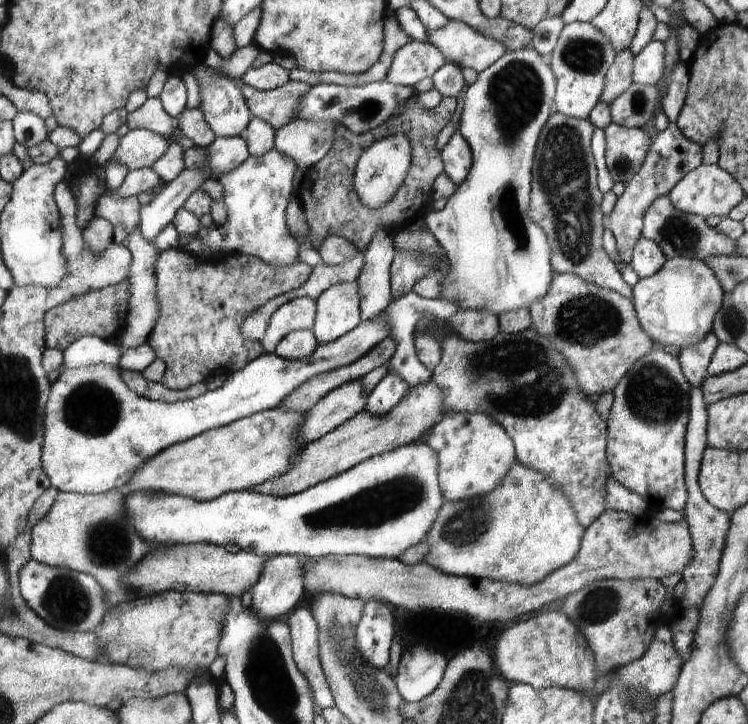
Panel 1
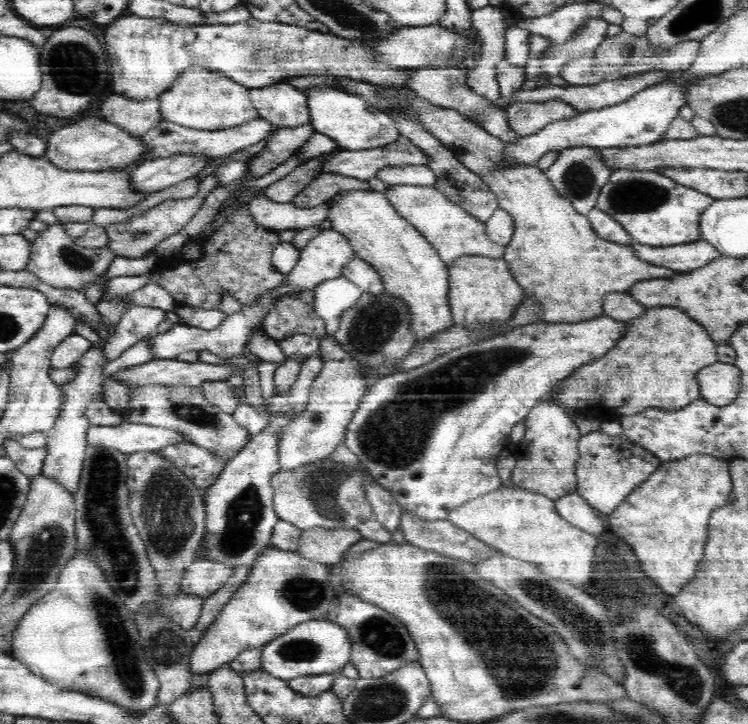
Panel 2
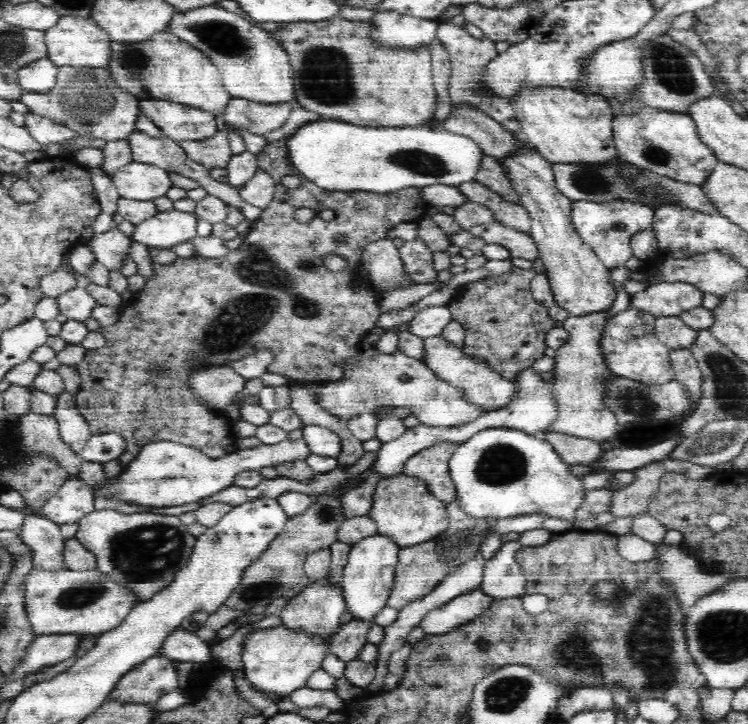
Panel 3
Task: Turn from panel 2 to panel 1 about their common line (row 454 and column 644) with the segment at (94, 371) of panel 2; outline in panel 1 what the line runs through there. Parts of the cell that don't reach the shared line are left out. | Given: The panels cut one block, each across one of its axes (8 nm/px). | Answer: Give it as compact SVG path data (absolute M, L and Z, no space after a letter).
M651 39L635 56L634 82L641 85L656 85L665 72L665 44Z

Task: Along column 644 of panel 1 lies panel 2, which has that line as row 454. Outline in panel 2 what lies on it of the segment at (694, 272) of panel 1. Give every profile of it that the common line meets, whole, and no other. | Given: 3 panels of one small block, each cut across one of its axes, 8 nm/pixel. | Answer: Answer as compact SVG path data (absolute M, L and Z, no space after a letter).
M324 336L317 345L322 357L322 370L310 384L311 395L304 412L289 423L279 440L279 470L285 469L286 472L330 459L335 448L344 443L346 430L358 411L362 396L371 385L360 375L358 362L342 349L342 345L338 345L334 337Z

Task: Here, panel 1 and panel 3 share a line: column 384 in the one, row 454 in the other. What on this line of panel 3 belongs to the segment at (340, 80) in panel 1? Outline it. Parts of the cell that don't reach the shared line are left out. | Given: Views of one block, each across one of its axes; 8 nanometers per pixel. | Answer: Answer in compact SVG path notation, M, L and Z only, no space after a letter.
M36 413L20 418L22 452L25 456L32 453L45 453L57 459L69 477L78 476L83 458L60 440L56 418Z

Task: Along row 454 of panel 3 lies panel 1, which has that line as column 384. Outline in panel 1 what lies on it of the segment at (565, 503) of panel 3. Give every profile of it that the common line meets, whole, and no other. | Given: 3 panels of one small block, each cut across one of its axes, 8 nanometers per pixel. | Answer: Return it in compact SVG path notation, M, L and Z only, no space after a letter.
M423 439L369 458L346 473L290 497L265 495L249 489L228 491L214 501L197 501L182 495L149 493L140 489L130 492L127 510L131 512L131 522L156 547L178 543L212 543L224 547L226 542L232 542L242 551L250 551L265 559L278 555L299 555L306 559L331 555L398 559L404 550L427 538L444 501L446 495L439 483L439 454Z

